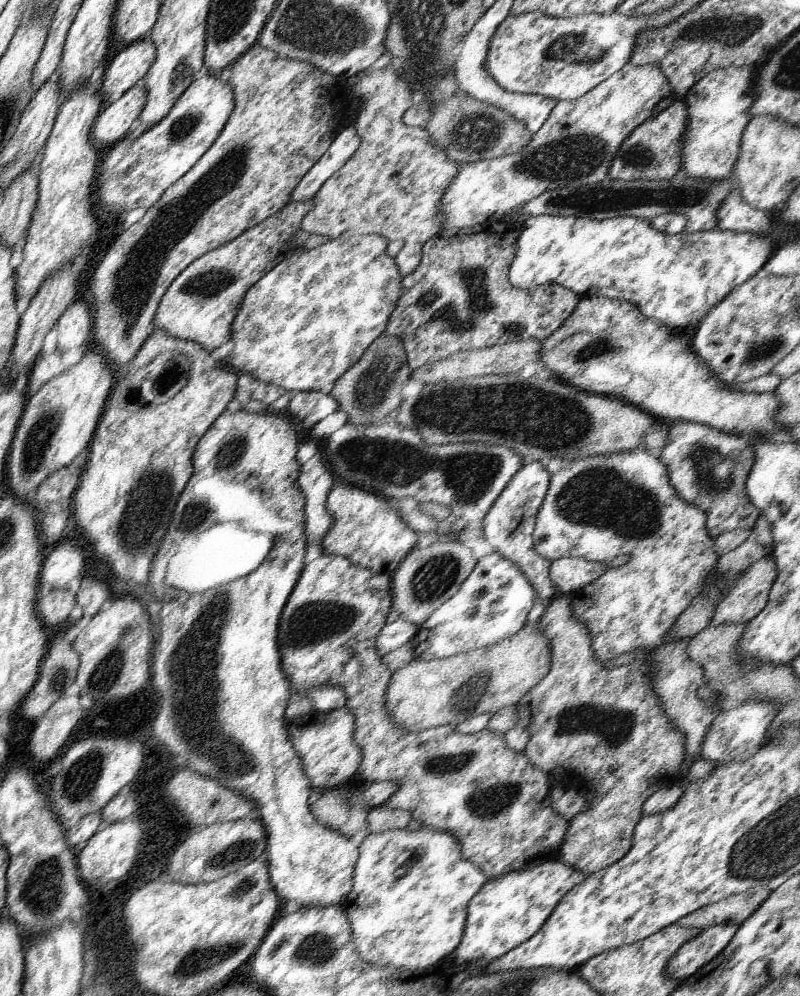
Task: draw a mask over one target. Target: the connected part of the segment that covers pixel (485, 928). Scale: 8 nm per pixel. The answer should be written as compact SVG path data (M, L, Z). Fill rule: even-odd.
M557 860L541 862L529 870L505 872L497 878L487 877L465 908L466 921L461 942L445 959L444 965L461 967L463 962L471 960L487 962L513 950L543 926L557 902L584 878L582 872Z

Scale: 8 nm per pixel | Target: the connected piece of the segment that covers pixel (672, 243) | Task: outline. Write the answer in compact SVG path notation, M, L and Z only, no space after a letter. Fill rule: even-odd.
M537 215L530 216L527 220L520 222L522 229L517 233L515 239L515 256L510 259L509 268L507 268L507 280L511 286L519 289L530 289L547 282L555 282L561 286L572 290L577 296L601 296L609 297L611 299L619 299L620 301L631 302L634 304L644 317L651 318L663 326L674 328L675 330L692 331L699 326L701 318L709 314L711 308L715 308L717 304L721 304L731 290L735 290L737 286L741 286L743 282L751 280L761 268L764 268L765 262L774 251L775 244L771 238L759 236L759 234L743 234L743 232L731 232L731 230L721 230L713 228L713 230L699 231L699 232L685 232L679 234L663 234L659 230L655 230L653 224L649 224L649 219L635 218L633 216L615 217L611 219L589 220L581 217L564 217L564 216L551 216L551 215Z

